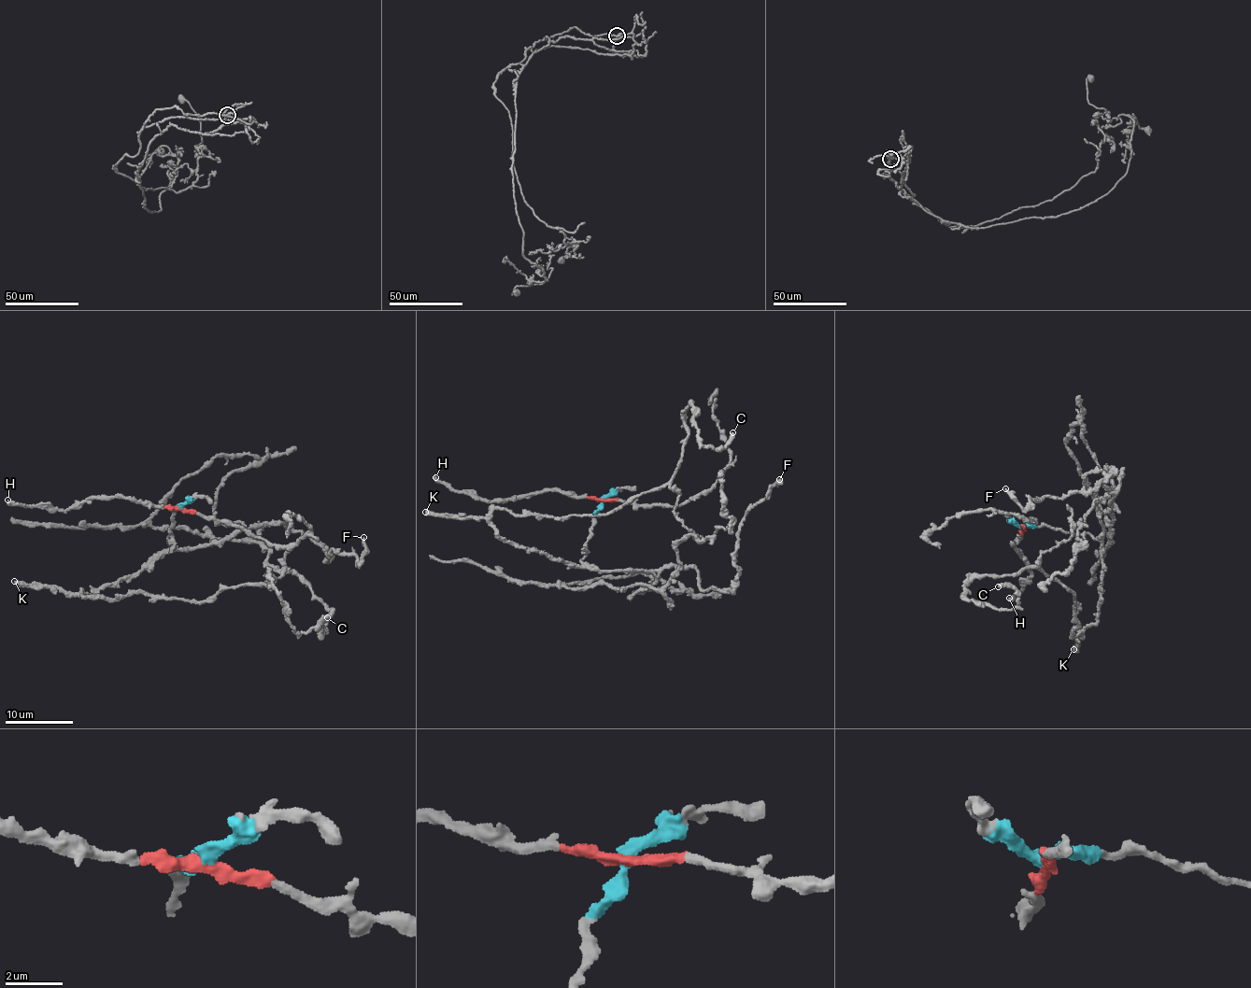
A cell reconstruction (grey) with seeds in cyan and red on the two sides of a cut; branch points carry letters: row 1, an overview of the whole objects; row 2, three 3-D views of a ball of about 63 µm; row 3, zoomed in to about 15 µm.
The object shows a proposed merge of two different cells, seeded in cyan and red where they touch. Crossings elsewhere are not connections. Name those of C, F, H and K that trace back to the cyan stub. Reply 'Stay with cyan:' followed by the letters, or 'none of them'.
Stay with cyan: C, F, K

